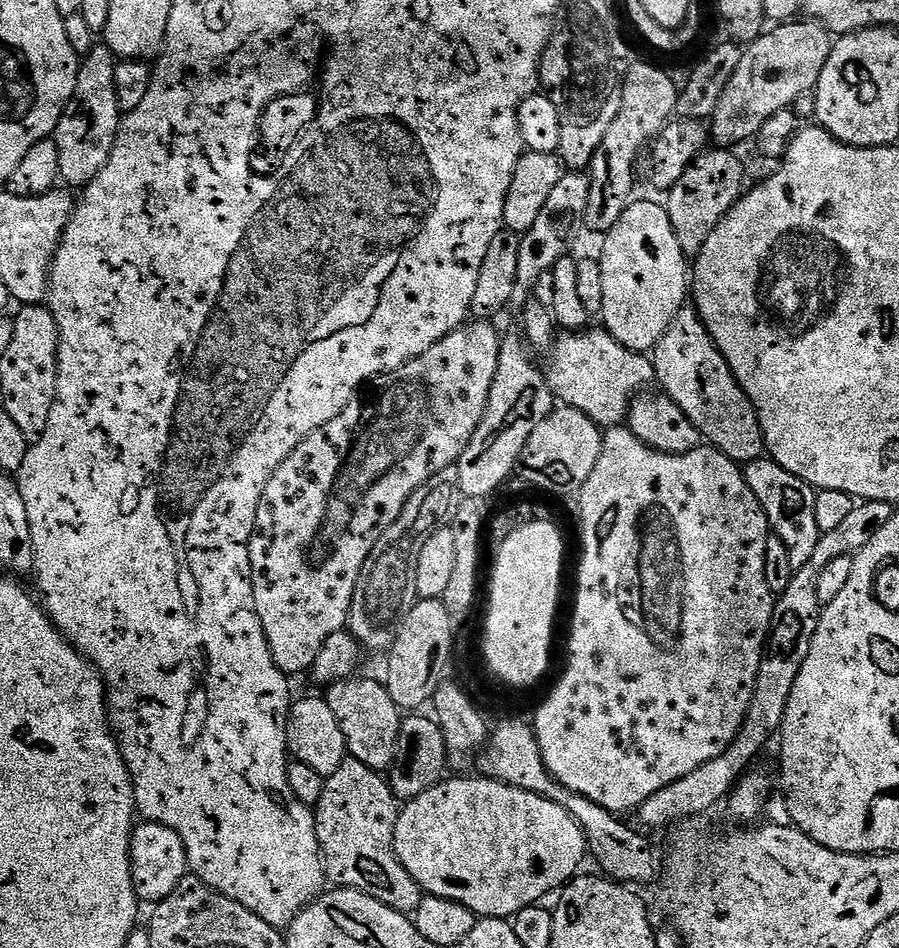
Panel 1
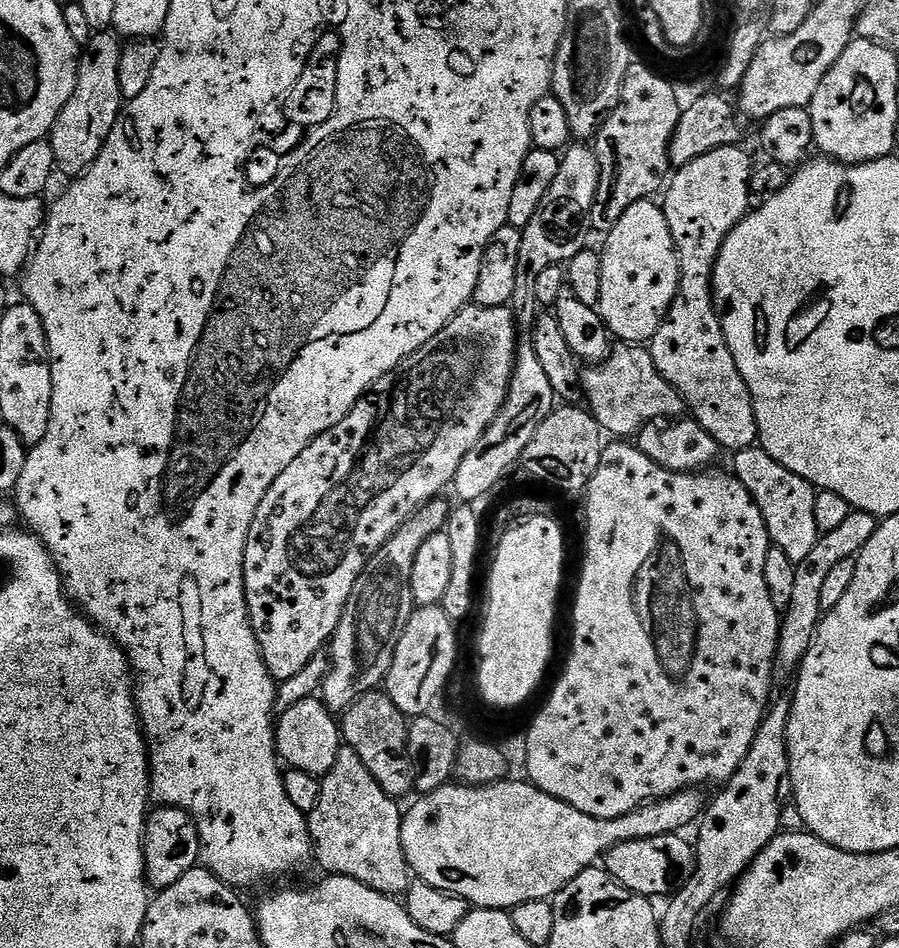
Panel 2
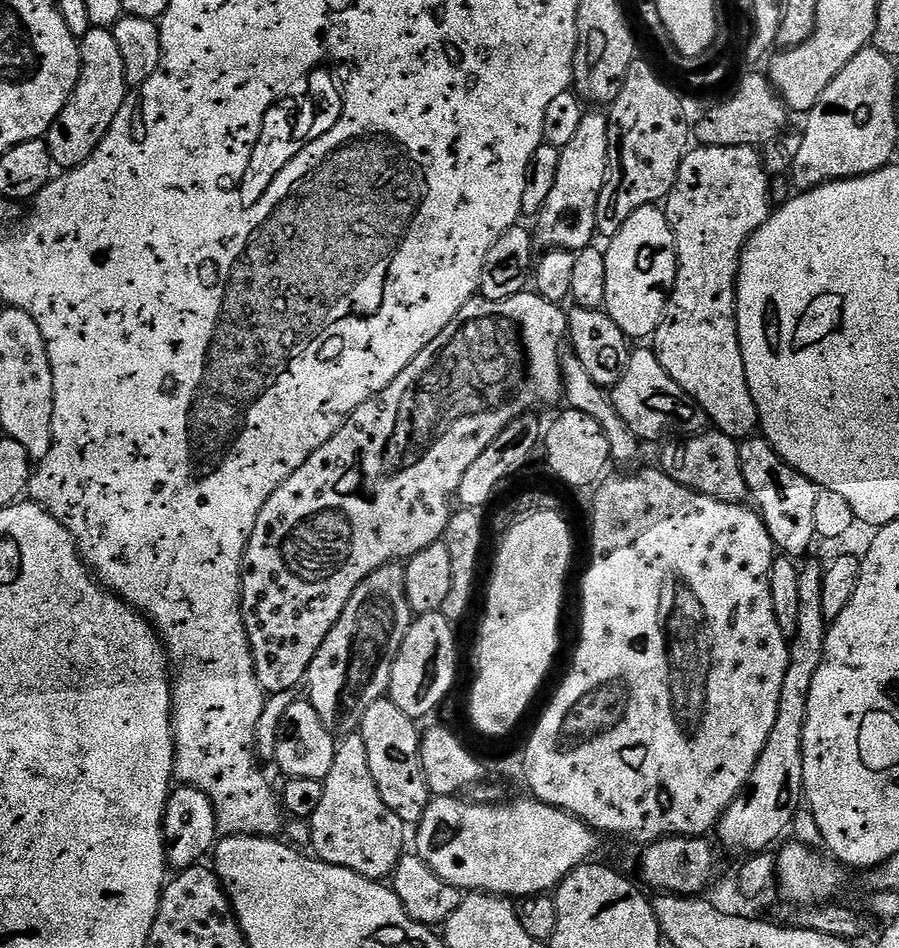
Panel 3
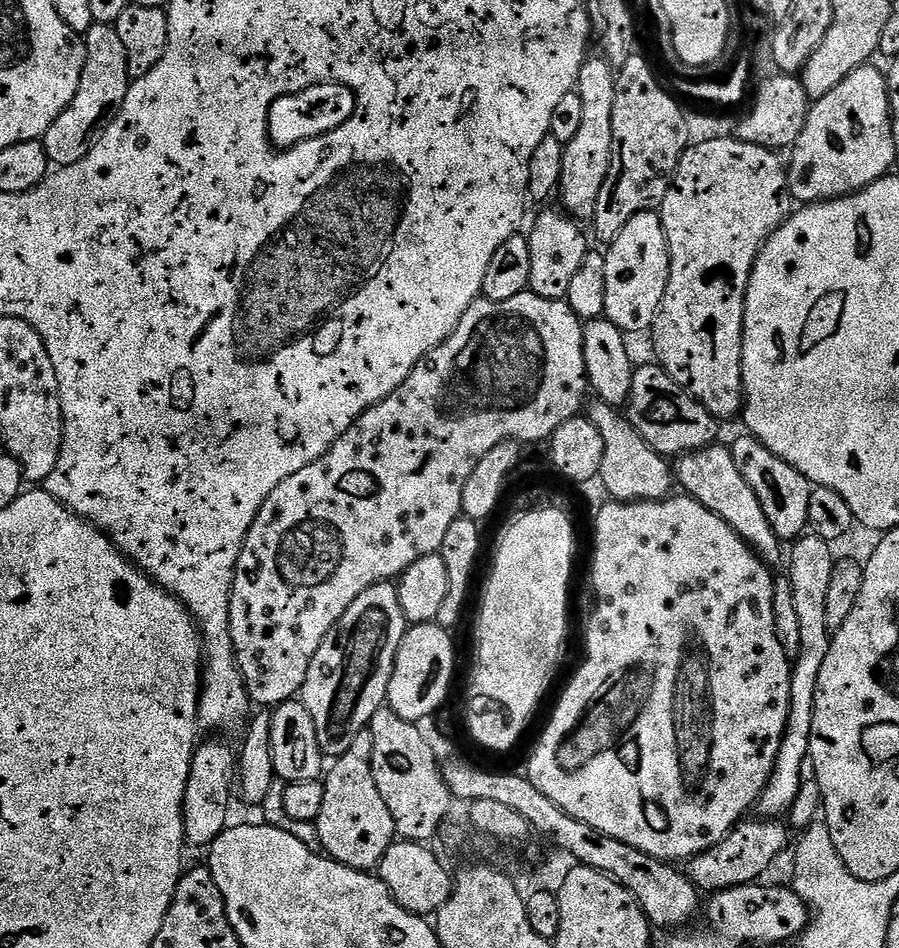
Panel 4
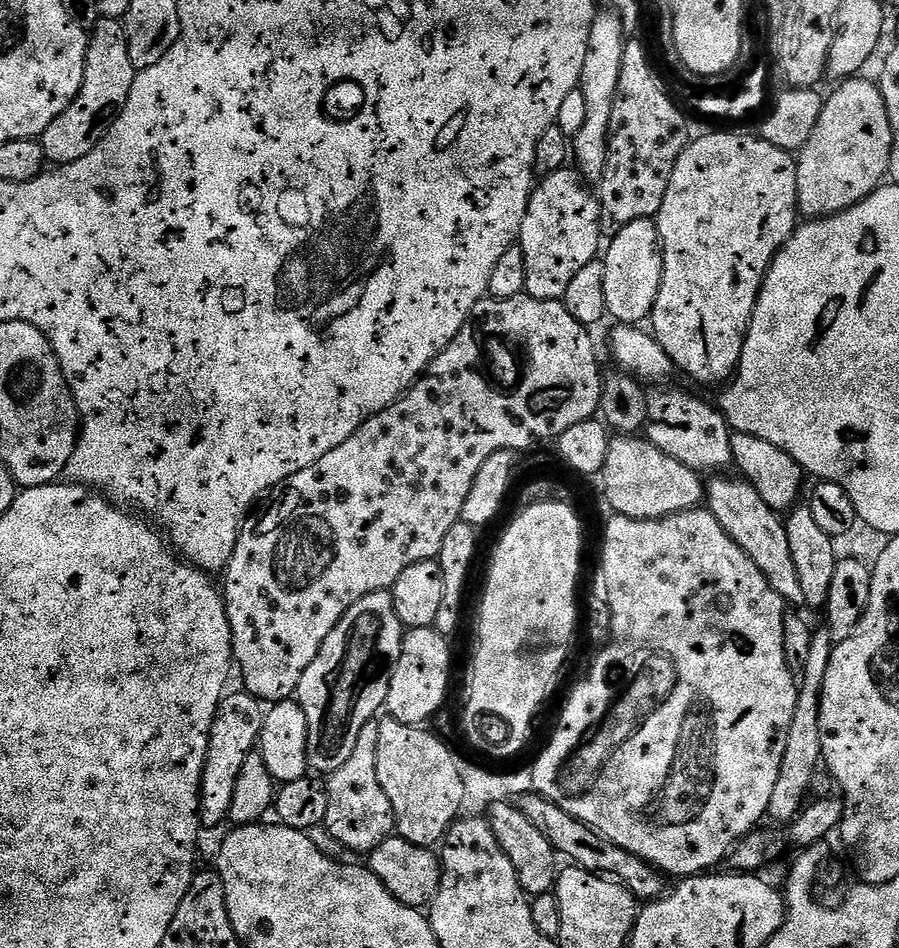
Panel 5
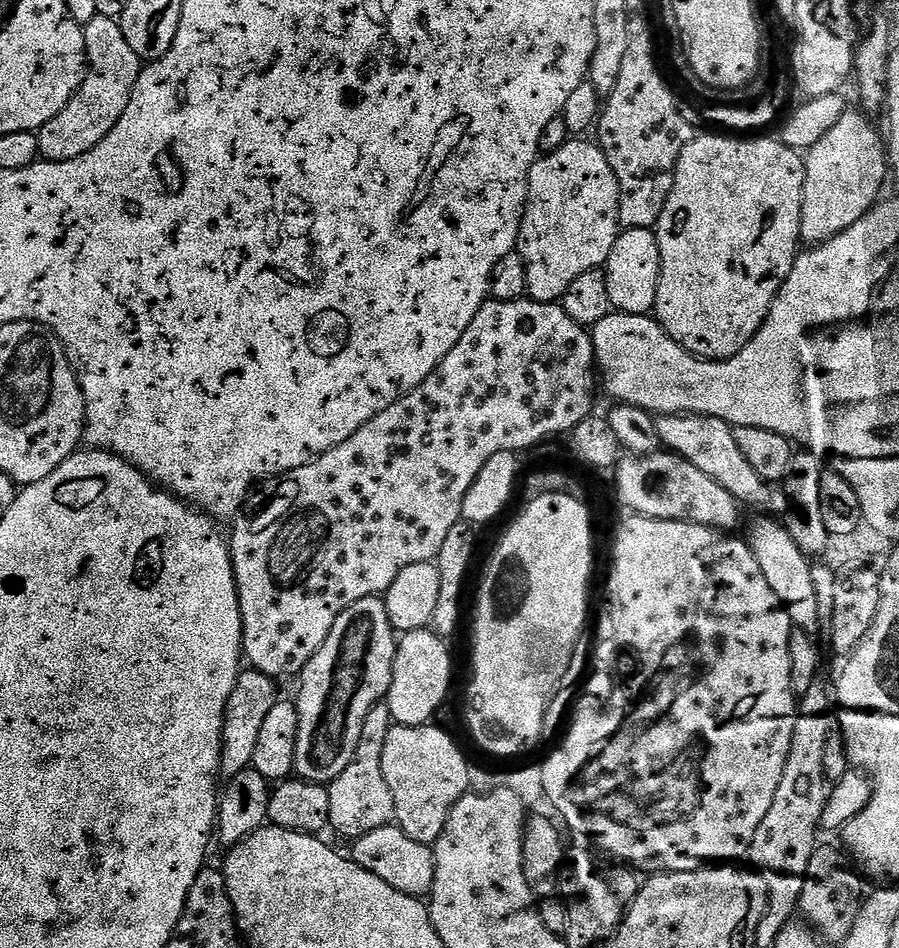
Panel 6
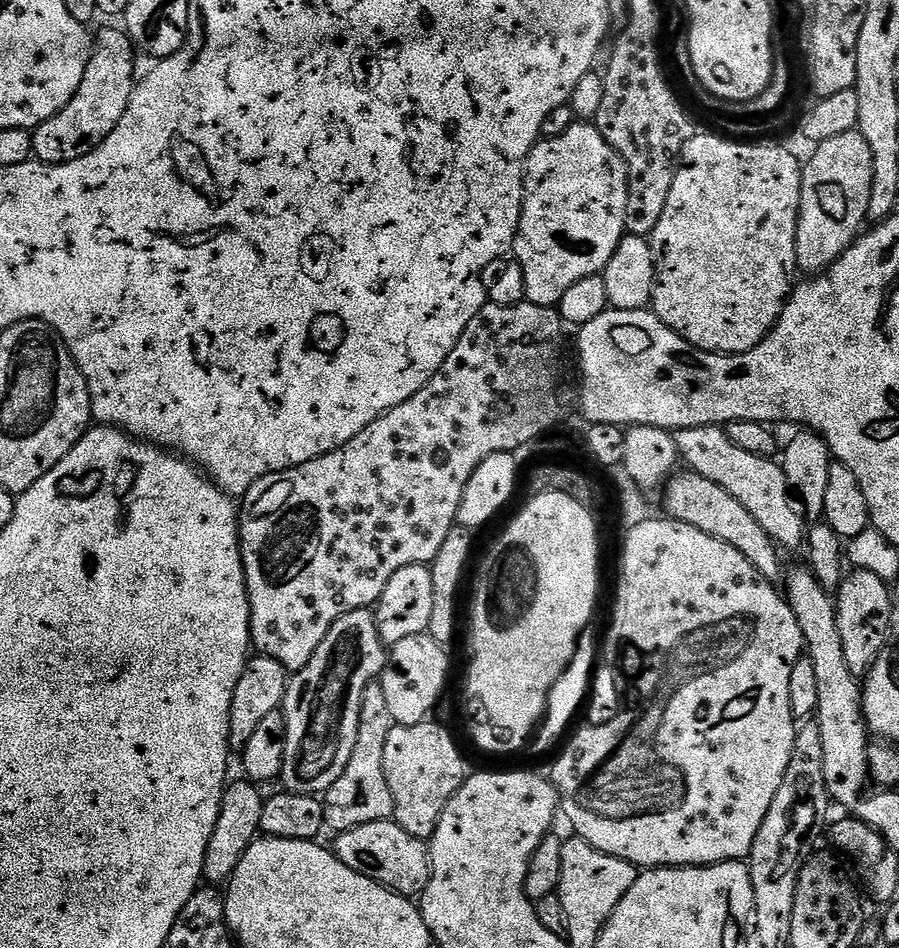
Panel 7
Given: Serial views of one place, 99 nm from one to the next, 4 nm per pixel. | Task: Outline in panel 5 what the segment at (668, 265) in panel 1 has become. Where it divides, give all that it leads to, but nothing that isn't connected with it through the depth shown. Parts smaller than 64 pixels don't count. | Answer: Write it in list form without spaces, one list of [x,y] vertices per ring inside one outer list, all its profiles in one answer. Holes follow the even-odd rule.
[[[655,219],[635,220],[621,228],[619,232],[607,241],[606,251],[602,259],[606,266],[606,306],[608,316],[616,319],[620,326],[640,326],[652,315],[652,307],[658,298],[658,290],[662,286],[662,274],[664,273],[664,254],[660,250],[660,231],[656,229]]]

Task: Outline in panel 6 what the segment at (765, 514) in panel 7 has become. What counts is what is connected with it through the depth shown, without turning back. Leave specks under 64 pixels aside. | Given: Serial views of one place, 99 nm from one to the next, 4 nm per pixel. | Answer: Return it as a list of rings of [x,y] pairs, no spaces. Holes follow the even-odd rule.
[[[661,416],[656,420],[656,429],[660,435],[660,443],[667,451],[676,453],[690,466],[698,466],[702,474],[710,474],[722,490],[726,490],[741,505],[764,504],[768,500],[769,481],[758,478],[758,472],[750,462],[746,462],[746,454],[738,450],[738,442],[734,442],[732,425],[722,422],[722,418],[709,416]]]

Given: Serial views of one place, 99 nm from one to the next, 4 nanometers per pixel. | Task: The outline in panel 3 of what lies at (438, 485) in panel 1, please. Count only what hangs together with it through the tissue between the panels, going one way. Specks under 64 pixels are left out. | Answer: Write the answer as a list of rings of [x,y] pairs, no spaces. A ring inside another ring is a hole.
[[[393,562],[374,570],[354,590],[342,618],[334,622],[326,642],[314,654],[306,677],[307,699],[318,710],[318,718],[337,737],[359,729],[362,718],[374,702],[385,699],[394,658],[414,619],[406,598],[404,564]]]

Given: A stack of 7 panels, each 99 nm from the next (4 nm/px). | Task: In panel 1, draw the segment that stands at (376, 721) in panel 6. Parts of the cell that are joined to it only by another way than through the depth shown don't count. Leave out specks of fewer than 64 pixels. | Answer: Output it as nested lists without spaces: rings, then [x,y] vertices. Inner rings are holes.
[[[347,759],[324,781],[322,798],[314,809],[316,833],[320,843],[320,860],[324,863],[324,875],[329,885],[336,888],[353,888],[386,906],[395,912],[415,913],[422,899],[422,890],[414,878],[402,866],[394,850],[394,830],[398,815],[398,801],[387,779],[370,766],[354,759]]]

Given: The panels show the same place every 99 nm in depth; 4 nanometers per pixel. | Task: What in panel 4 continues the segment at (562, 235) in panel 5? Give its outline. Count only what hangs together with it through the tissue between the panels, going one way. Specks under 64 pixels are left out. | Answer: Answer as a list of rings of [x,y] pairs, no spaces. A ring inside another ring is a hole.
[[[563,211],[544,212],[536,220],[532,232],[527,233],[530,246],[530,282],[529,289],[536,296],[547,300],[562,300],[567,297],[570,290],[570,282],[578,266],[582,266],[582,258],[590,250],[590,244],[584,237],[584,232],[573,217]]]

